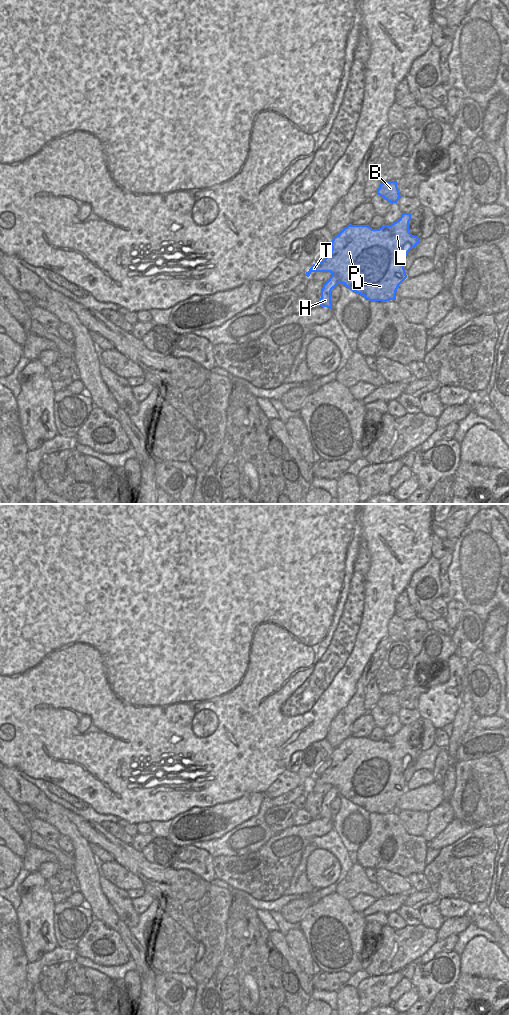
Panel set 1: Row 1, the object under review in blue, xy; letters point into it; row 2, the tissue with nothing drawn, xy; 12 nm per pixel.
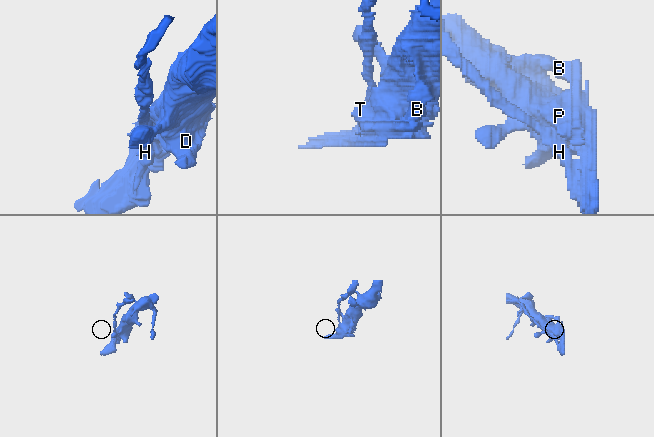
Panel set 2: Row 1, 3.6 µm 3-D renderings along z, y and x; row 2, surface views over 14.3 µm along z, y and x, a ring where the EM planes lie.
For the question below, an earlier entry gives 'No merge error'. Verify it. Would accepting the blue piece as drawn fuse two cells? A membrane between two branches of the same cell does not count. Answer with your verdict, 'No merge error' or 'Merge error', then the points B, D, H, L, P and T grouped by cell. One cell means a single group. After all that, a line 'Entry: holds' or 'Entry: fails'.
Merge error. Groups: B D L P T / H
Entry: fails

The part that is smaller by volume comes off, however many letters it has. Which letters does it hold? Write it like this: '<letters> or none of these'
H

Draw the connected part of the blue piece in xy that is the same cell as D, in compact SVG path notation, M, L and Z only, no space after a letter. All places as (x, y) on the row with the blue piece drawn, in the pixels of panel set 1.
M403 213L399 220L379 229L372 229L369 225L348 225L333 238L330 254L323 261L313 264L306 276L309 277L312 272L330 272L337 276L340 284L369 301L396 300L396 291L407 278L404 260L421 240L409 232L410 220L411 214Z

